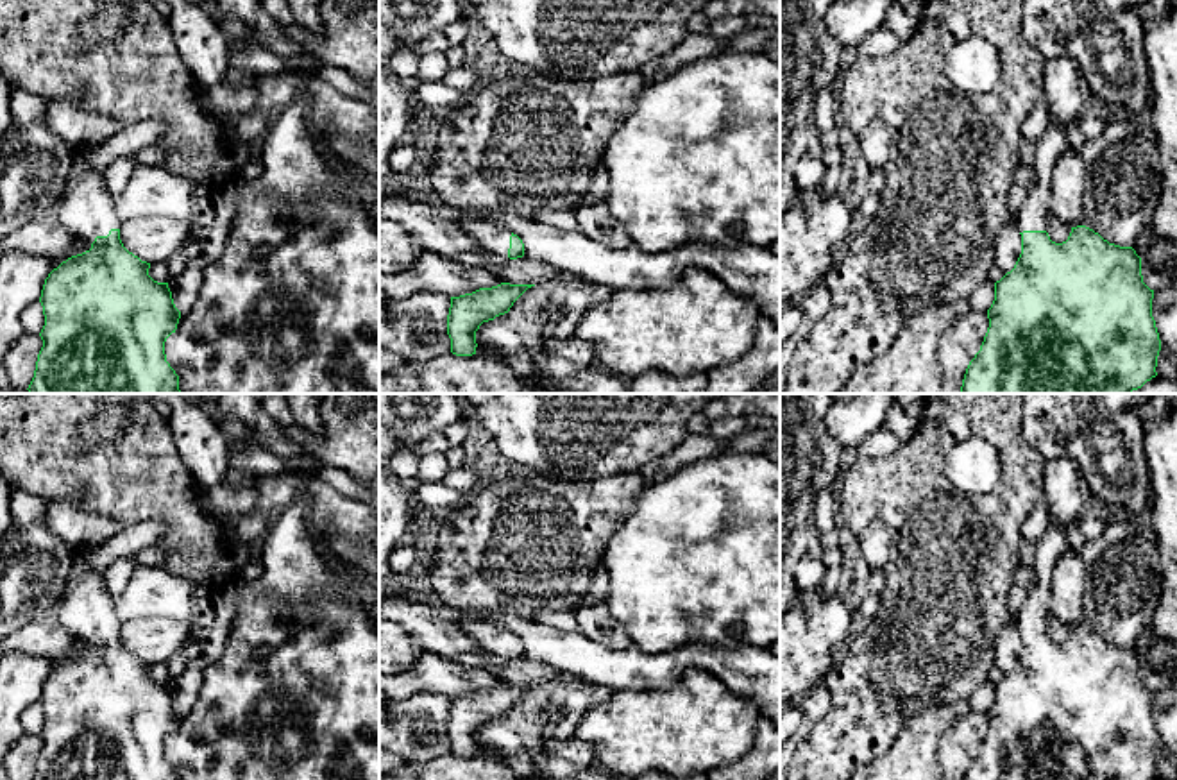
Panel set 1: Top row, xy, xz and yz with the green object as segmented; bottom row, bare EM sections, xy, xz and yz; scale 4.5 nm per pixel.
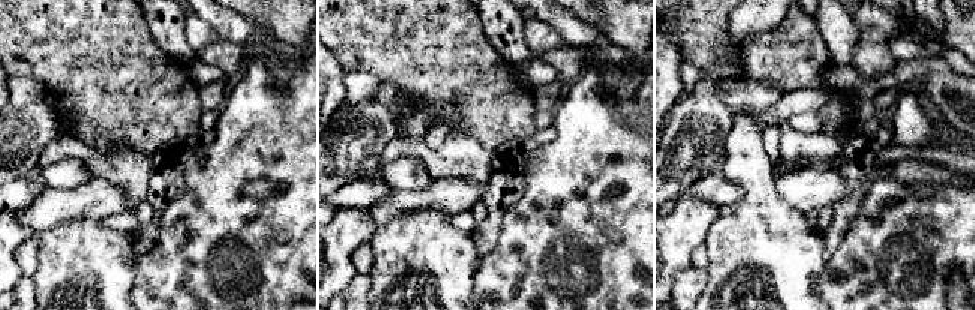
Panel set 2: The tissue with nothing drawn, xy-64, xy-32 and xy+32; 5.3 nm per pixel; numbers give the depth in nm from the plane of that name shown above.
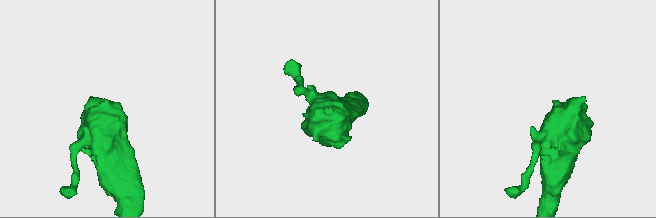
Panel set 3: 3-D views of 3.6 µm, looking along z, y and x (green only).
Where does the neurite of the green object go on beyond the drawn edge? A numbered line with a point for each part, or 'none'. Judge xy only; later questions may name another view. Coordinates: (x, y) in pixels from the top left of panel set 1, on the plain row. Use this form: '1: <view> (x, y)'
1: xy (86, 610)

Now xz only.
1: xz (492, 639)

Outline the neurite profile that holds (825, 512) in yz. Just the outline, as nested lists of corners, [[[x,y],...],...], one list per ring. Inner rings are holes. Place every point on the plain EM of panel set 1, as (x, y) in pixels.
[[[839,481],[825,487],[816,497],[814,521],[819,530],[819,535],[825,535],[826,531],[837,528],[837,485]]]

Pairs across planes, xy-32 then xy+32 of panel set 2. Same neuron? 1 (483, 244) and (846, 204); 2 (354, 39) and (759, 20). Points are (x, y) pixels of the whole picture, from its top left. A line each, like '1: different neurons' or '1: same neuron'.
1: same neuron
2: different neurons

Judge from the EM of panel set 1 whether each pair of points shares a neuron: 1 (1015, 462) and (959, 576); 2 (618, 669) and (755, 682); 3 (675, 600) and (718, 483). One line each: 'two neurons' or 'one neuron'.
1: one neuron
2: one neuron
3: one neuron

